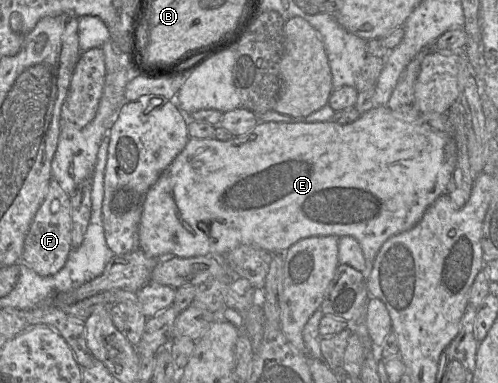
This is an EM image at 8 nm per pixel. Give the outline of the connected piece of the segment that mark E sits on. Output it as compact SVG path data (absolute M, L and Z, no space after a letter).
M375 106L356 121L341 125L336 122L285 123L259 122L249 134L234 137L229 141L216 138L189 138L184 149L163 171L156 183L148 190L138 228L139 249L147 256L163 260L165 256L182 258L196 256L223 256L240 245L254 245L271 253L285 253L301 239L313 236L354 237L360 244L368 266L390 237L413 228L426 210L442 194L457 162L457 146L452 135L447 113L420 113L414 121L405 121L388 106Z

